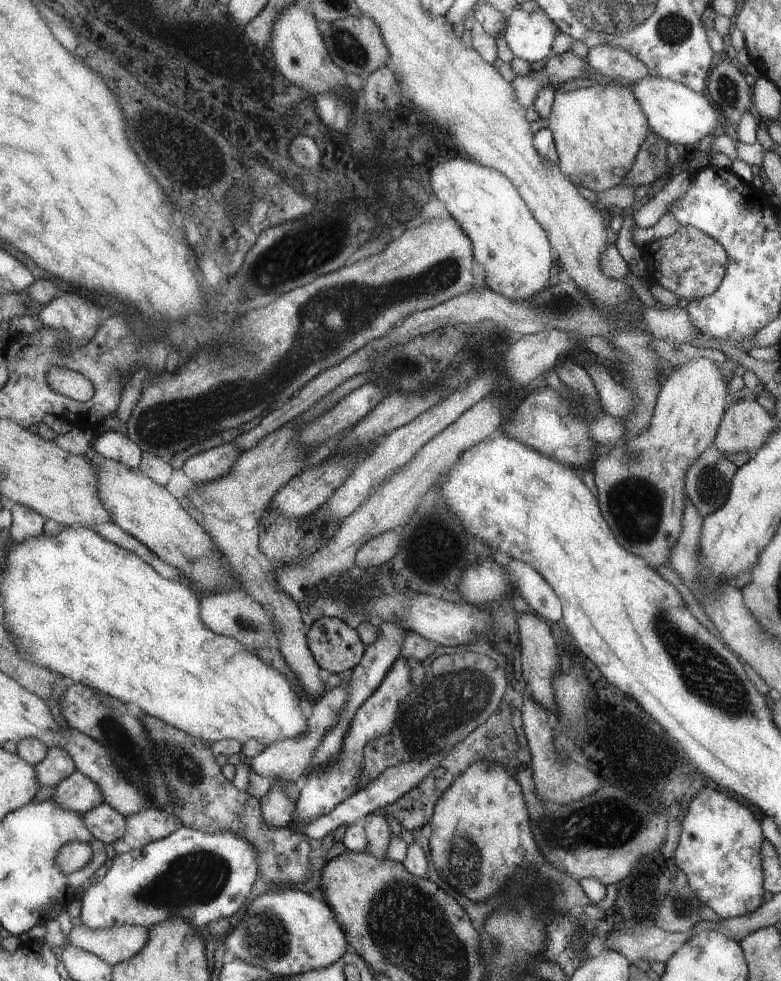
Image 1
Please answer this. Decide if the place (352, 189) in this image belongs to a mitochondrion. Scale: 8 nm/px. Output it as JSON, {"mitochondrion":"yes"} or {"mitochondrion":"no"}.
{"mitochondrion":"no"}

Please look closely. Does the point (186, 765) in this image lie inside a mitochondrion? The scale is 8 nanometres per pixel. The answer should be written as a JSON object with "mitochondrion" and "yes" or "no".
{"mitochondrion":"yes"}

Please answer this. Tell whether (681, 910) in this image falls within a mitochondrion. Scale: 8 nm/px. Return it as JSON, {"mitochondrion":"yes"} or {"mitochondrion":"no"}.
{"mitochondrion":"yes"}

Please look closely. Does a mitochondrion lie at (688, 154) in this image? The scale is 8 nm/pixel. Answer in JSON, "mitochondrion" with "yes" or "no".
{"mitochondrion":"no"}

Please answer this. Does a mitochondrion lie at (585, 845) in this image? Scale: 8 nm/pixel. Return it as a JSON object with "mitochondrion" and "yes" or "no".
{"mitochondrion":"yes"}

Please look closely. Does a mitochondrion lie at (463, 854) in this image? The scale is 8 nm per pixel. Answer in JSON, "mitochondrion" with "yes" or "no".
{"mitochondrion":"yes"}

